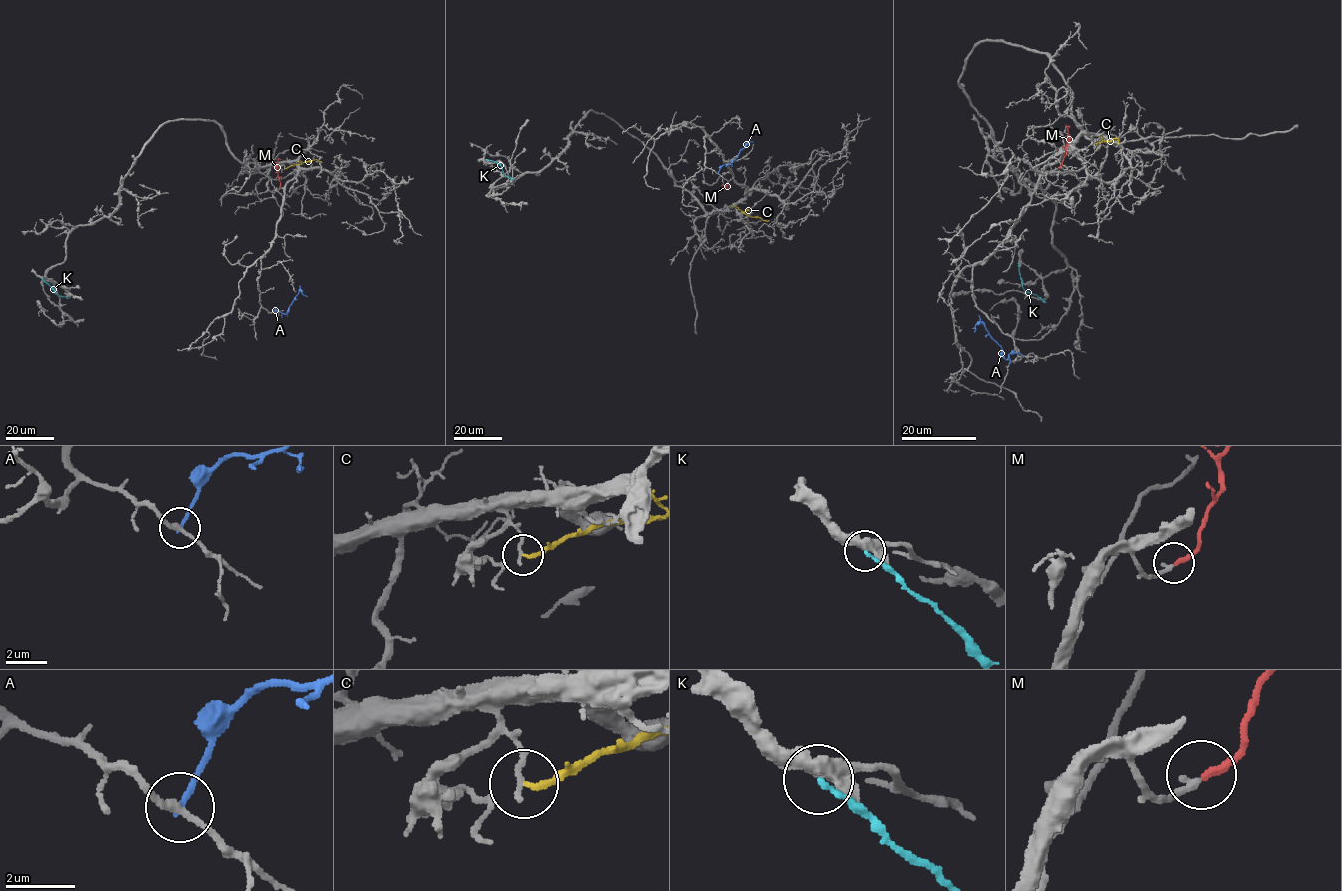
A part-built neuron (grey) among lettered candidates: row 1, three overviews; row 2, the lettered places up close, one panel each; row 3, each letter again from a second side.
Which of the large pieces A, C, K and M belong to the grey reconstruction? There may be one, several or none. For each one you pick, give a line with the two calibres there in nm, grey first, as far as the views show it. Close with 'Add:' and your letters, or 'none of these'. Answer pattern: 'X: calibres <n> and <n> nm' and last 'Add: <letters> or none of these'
M: calibres 220 and 220 nm
Add: M

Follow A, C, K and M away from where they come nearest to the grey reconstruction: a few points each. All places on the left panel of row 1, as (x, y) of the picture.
A: (273, 311), (286, 314), (300, 291), (307, 296)
C: (284, 168), (316, 160), (322, 162)
K: (40, 277), (56, 294), (69, 298)
M: (279, 187), (277, 161), (281, 159)

